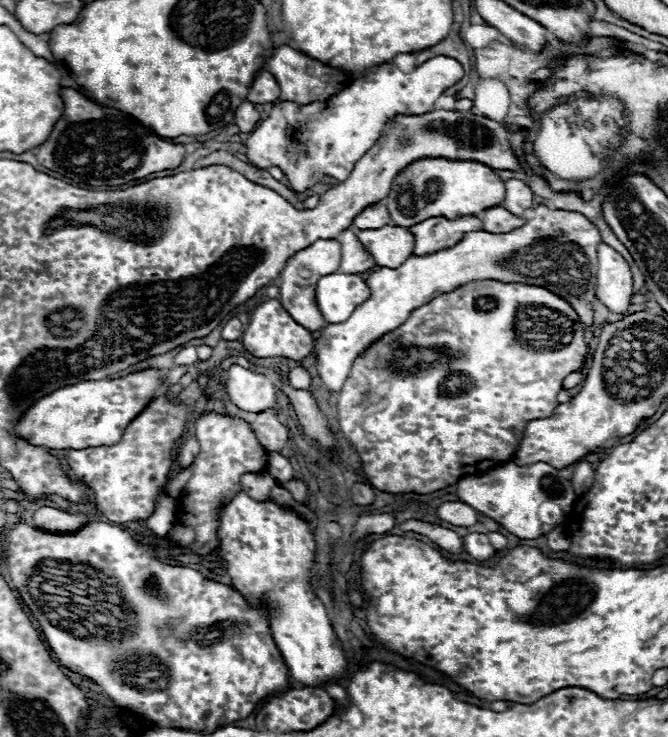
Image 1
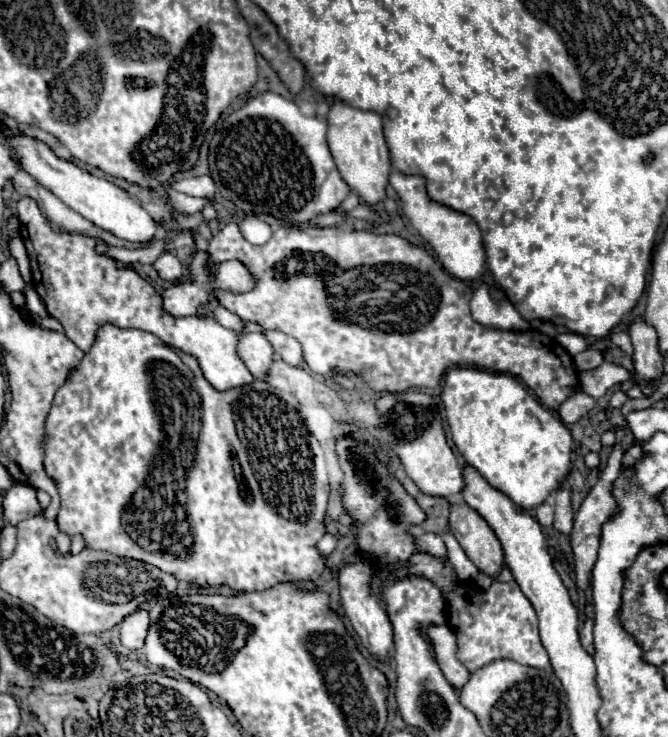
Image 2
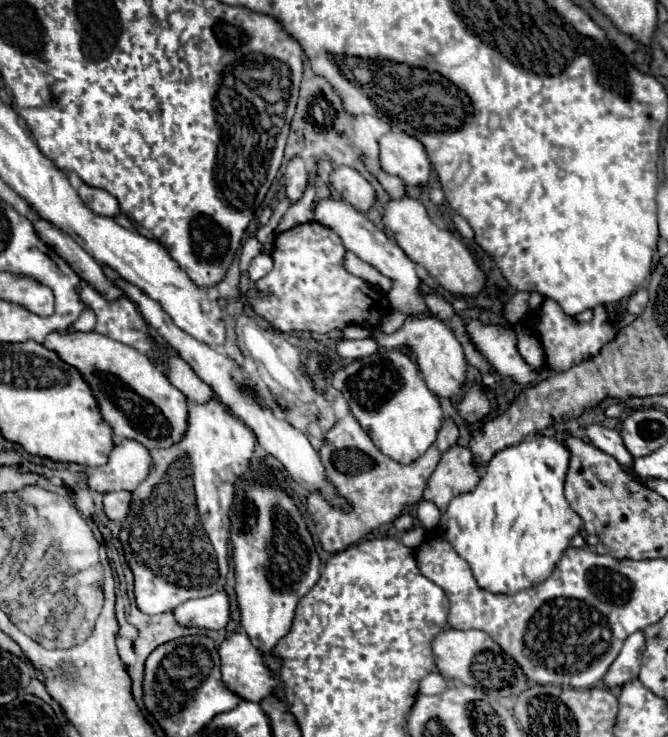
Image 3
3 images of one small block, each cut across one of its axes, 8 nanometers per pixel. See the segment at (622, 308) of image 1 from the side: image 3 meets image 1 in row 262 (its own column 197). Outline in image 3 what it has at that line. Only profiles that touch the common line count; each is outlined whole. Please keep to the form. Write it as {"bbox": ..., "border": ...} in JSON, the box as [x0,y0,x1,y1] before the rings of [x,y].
{"bbox":[172,590,230,630],"border":[[[222,590],[206,598],[186,600],[180,608],[174,608],[172,614],[180,626],[222,630],[230,620],[230,604],[226,592]]]}

